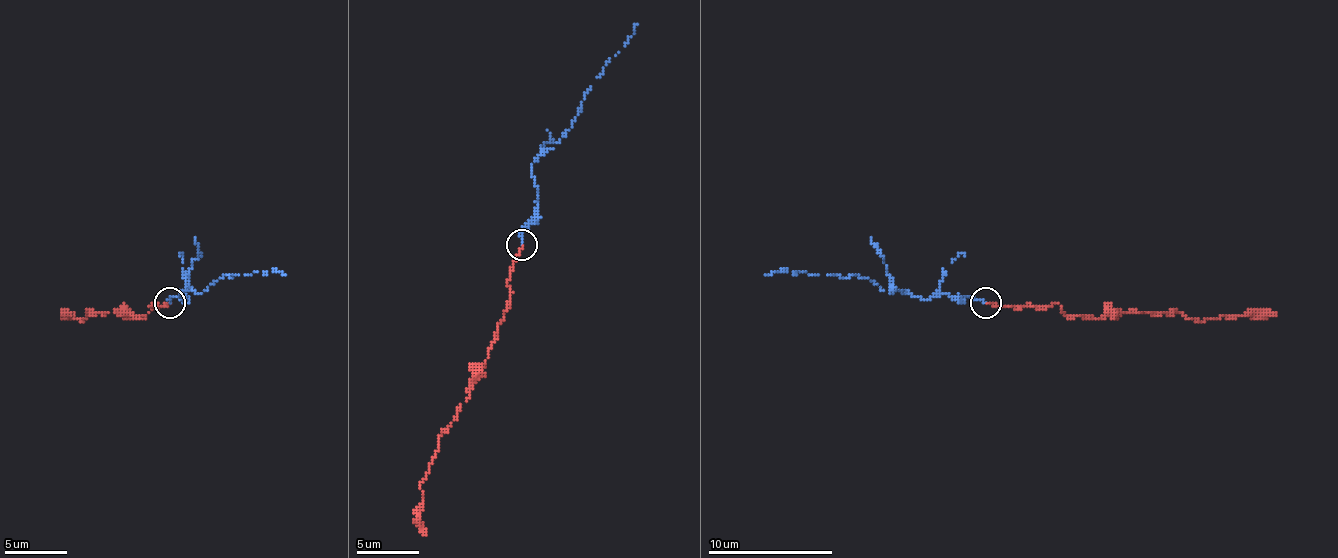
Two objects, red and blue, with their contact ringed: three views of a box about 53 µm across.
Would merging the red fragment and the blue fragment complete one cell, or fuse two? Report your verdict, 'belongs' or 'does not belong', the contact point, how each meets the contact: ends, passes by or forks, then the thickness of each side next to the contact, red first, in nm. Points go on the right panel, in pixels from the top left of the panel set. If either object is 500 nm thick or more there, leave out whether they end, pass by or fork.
does not belong | (985, 302) | red ends | blue ends | 240/200 nm

